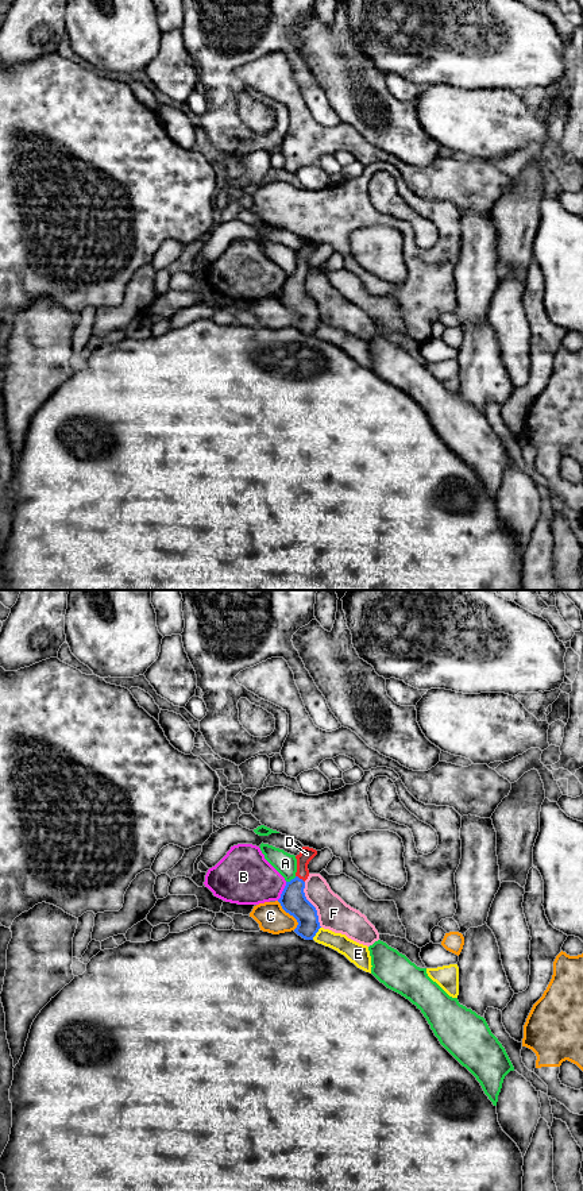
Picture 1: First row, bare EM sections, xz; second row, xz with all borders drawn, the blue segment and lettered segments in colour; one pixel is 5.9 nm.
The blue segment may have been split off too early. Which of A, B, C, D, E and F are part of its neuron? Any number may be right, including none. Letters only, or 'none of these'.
D

